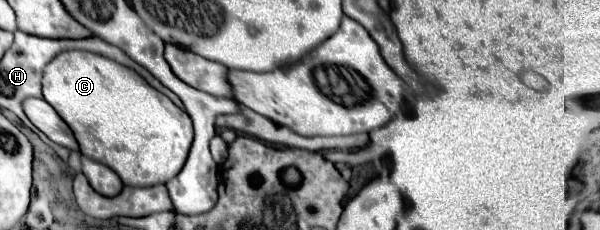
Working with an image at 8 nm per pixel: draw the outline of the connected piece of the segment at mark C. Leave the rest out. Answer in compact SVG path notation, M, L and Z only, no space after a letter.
M69 50L57 54L43 70L43 98L73 130L81 154L115 170L125 186L155 186L175 178L193 142L193 124L185 110L177 108L165 94L151 88L137 72L93 52Z

